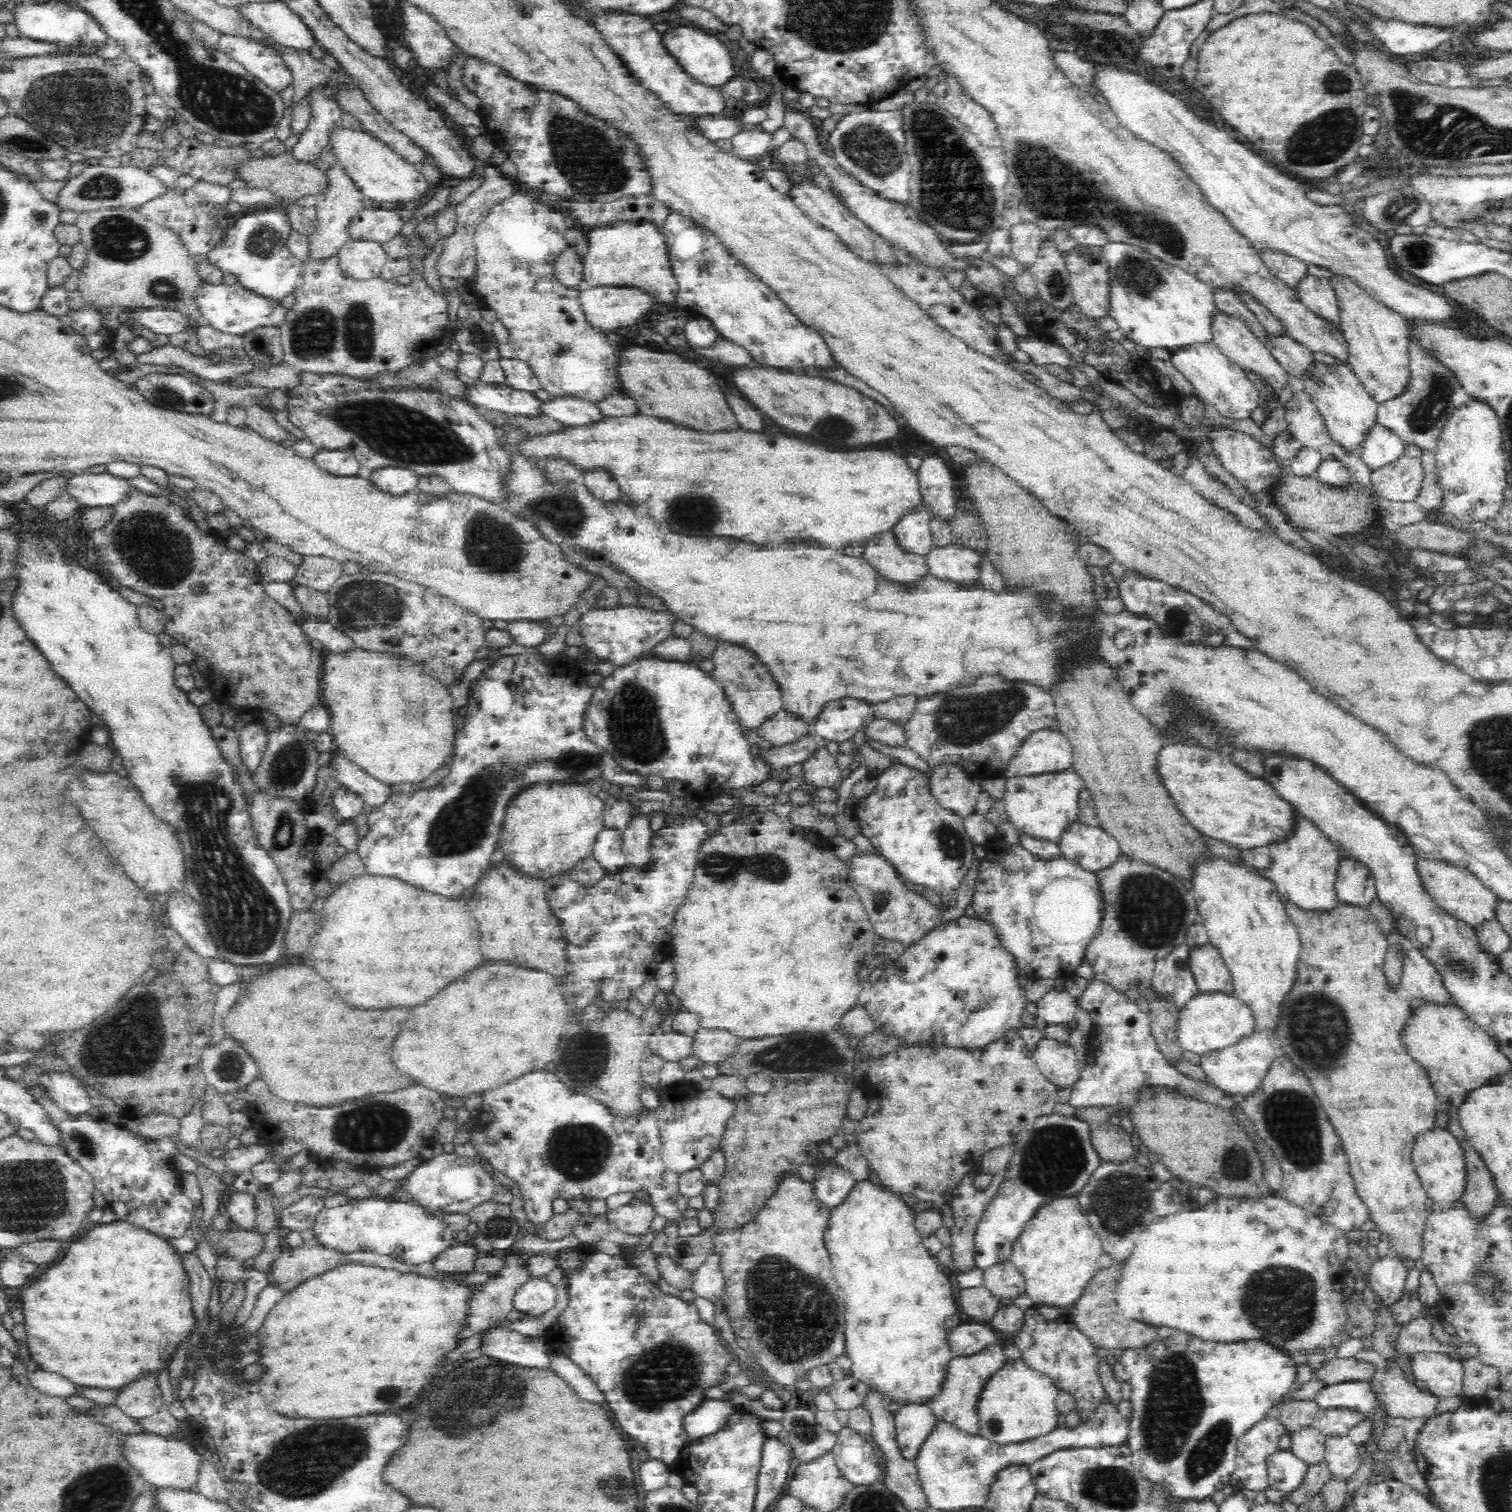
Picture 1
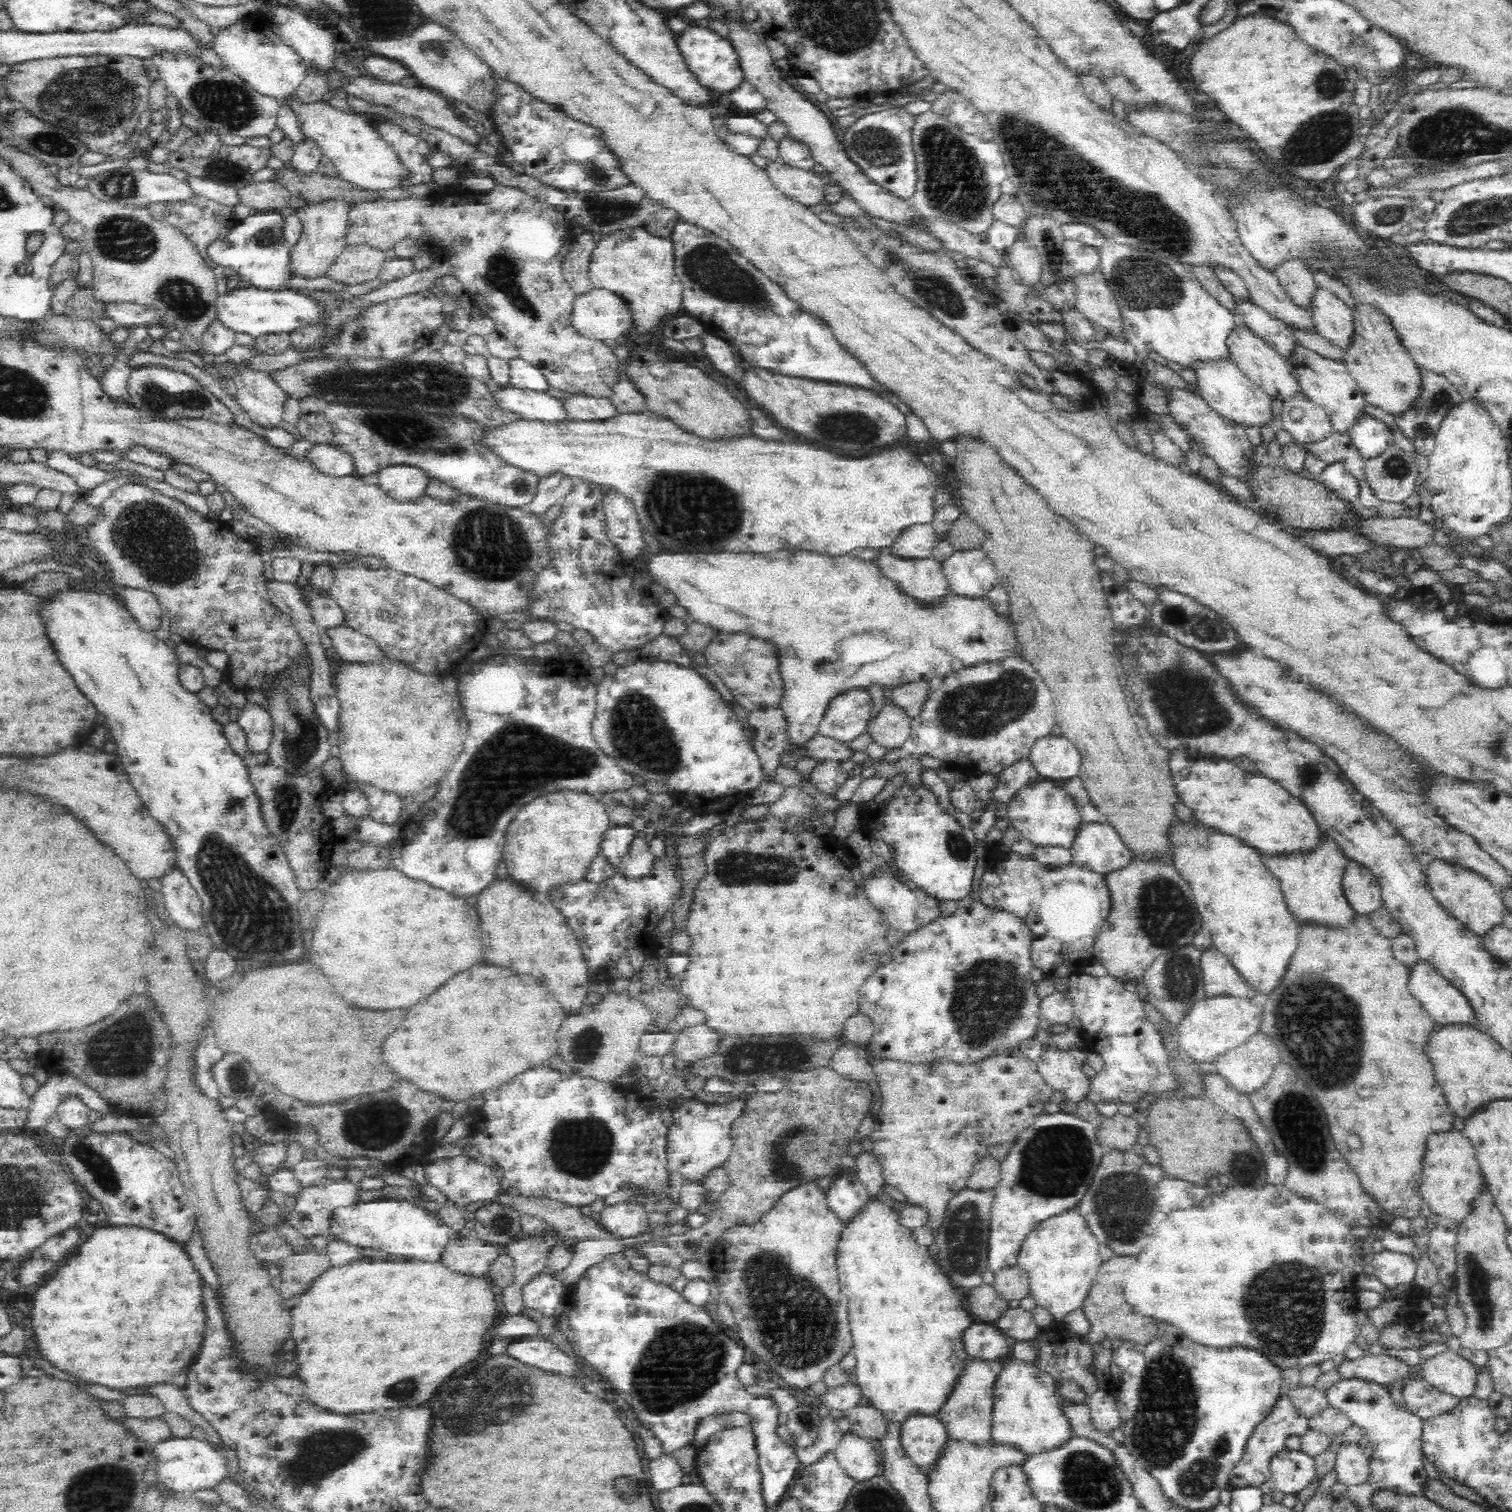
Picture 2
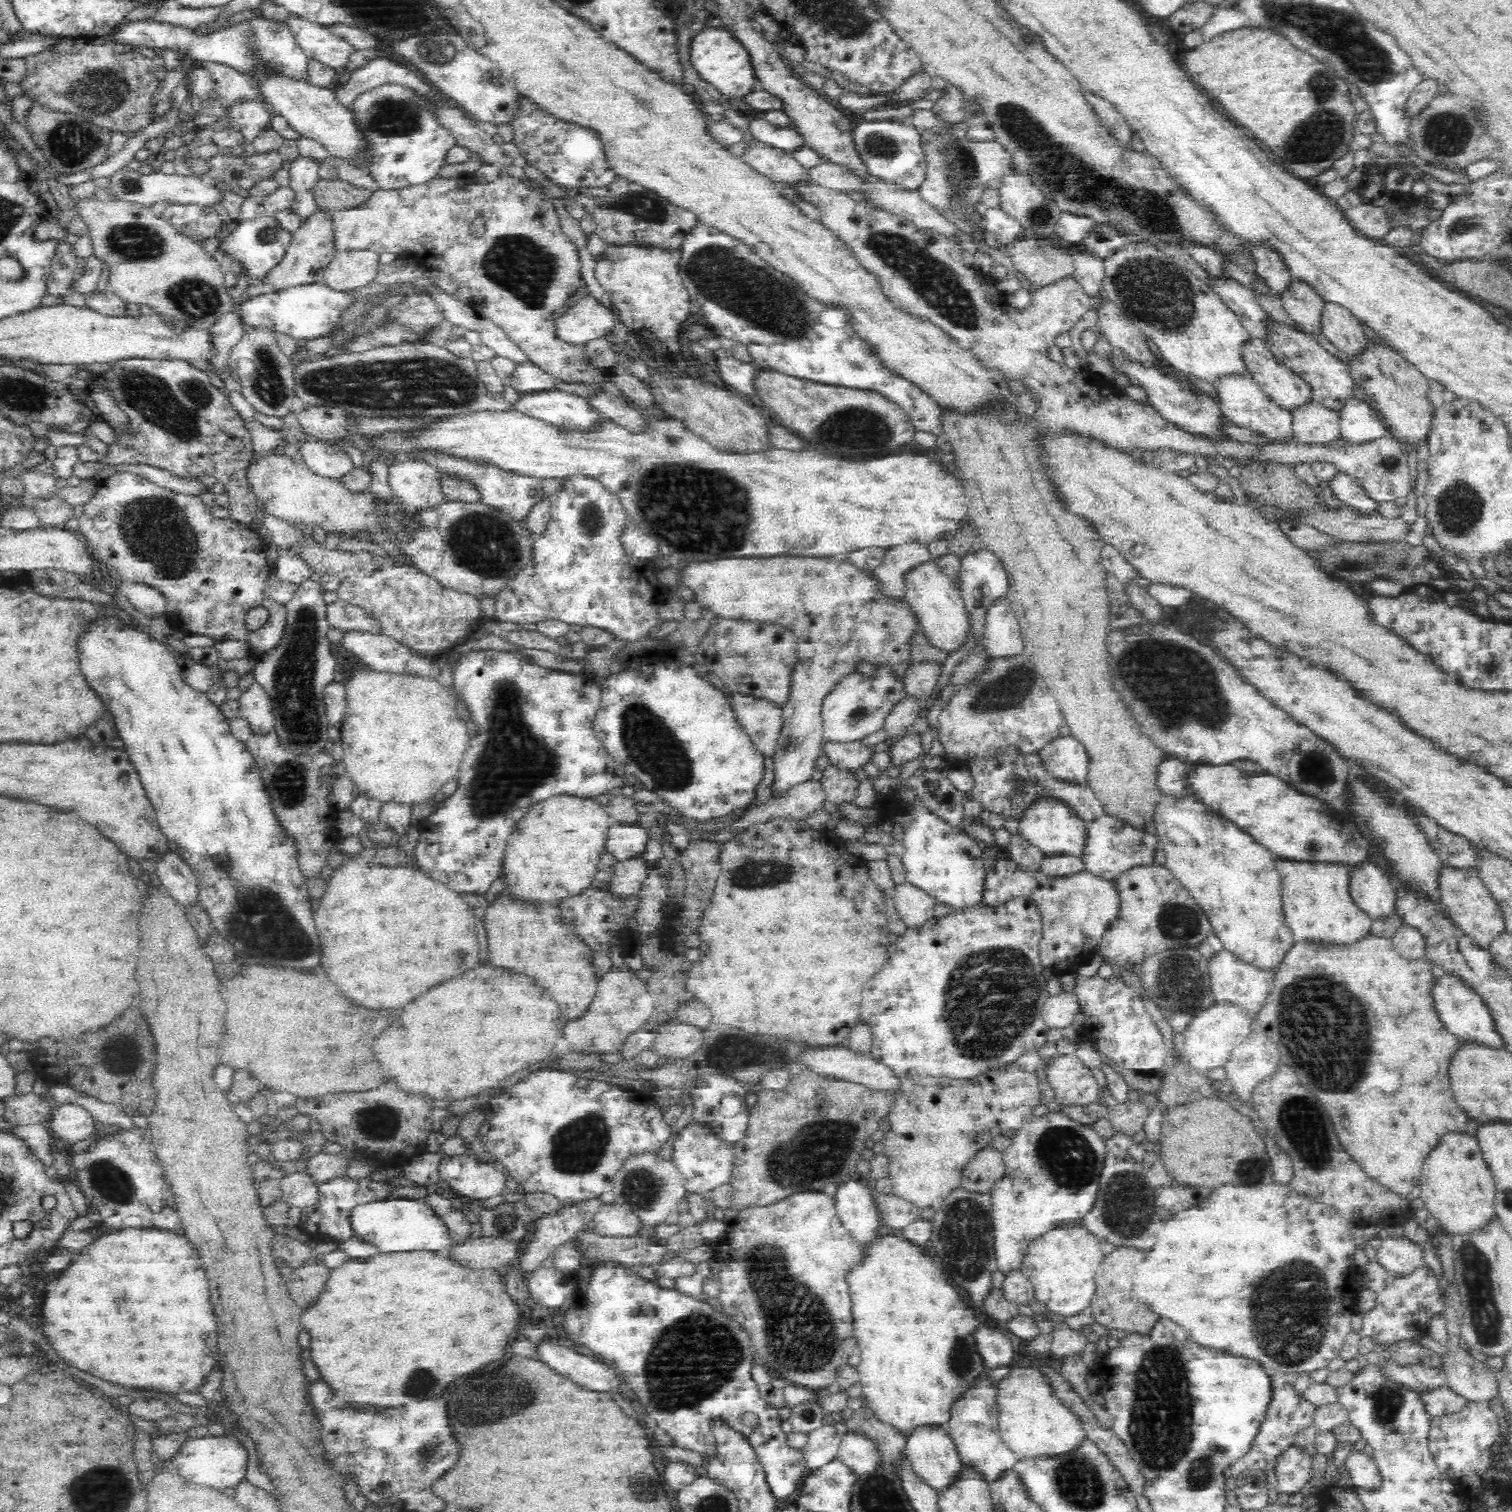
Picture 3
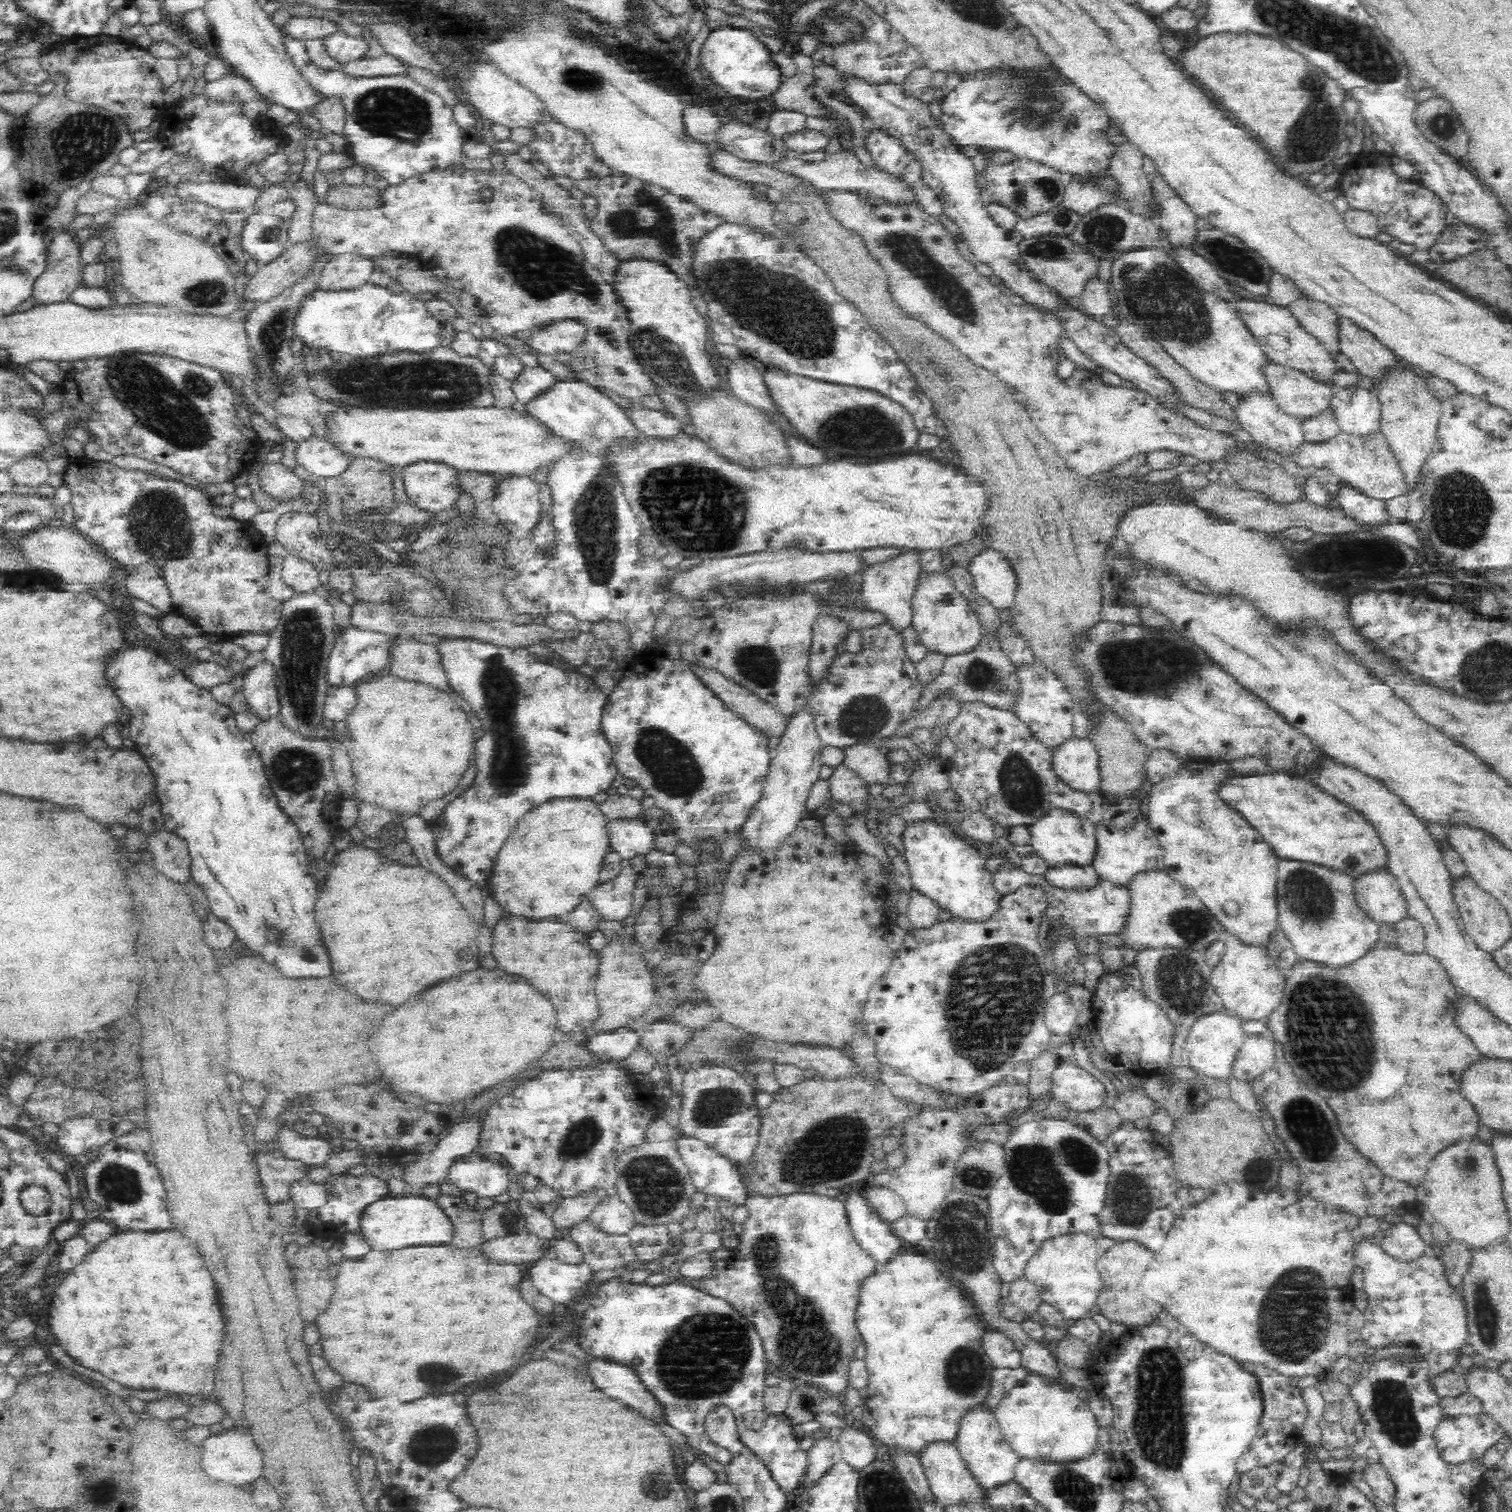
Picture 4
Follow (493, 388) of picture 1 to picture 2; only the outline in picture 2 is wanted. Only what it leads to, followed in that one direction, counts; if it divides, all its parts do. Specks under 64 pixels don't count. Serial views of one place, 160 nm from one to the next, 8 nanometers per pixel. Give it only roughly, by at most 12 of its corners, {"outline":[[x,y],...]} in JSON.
{"outline":[[505,386],[494,392],[522,419],[569,420],[564,401],[548,392]]}

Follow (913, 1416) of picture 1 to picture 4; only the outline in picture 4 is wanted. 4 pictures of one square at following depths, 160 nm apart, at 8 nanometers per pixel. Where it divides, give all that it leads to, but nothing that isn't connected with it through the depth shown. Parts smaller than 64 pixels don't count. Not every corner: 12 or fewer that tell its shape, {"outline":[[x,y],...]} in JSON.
{"outline":[[934,1442],[920,1458],[940,1506],[984,1505],[989,1490],[956,1445]]}

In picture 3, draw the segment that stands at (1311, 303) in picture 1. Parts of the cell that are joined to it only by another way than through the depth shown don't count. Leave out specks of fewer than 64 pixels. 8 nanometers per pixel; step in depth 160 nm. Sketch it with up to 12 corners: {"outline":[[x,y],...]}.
{"outline":[[1324,304],[1322,333],[1349,358],[1372,336],[1348,310]]}

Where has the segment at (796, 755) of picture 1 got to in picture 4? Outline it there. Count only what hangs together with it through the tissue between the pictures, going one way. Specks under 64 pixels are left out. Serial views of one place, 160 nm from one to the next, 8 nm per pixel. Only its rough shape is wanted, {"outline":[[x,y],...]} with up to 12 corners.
{"outline":[[844,748],[842,764],[868,784],[893,783],[887,748]]}

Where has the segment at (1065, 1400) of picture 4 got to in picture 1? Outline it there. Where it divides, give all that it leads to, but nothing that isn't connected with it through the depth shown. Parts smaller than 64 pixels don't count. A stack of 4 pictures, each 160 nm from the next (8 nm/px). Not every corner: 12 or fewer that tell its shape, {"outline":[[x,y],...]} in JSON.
{"outline":[[1021,1358],[984,1386],[978,1434],[1000,1444],[1058,1426],[1058,1389]]}

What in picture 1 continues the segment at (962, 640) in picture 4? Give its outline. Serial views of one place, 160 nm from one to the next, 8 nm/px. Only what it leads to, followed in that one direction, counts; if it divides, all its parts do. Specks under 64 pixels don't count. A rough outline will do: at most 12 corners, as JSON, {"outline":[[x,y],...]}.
{"outline":[[892,531],[863,556],[888,581],[914,586],[929,574],[926,557],[898,547]]}

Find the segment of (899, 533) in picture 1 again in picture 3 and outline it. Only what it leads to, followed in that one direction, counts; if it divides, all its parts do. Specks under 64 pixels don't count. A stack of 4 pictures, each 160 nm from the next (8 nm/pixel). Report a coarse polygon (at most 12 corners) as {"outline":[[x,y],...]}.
{"outline":[[928,545],[888,549],[871,571],[878,592],[903,602],[906,575],[928,561]]}

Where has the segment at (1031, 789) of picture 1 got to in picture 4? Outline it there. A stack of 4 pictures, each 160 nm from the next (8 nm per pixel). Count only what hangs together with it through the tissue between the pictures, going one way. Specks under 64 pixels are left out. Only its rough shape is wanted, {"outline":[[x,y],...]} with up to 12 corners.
{"outline":[[1064,809],[1028,827],[1049,868],[1090,866],[1096,825]]}

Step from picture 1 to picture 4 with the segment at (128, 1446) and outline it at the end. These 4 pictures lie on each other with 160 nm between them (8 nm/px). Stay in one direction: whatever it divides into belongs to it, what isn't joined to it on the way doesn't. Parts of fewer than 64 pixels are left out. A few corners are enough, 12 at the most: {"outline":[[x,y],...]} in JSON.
{"outline":[[229,1424],[202,1442],[203,1469],[230,1486],[263,1477],[254,1436]]}

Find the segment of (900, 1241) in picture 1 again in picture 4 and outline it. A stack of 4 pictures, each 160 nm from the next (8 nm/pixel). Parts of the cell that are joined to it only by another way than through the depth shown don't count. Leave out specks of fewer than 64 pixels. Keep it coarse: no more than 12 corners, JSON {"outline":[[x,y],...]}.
{"outline":[[924,1254],[869,1277],[860,1425],[956,1445],[994,1365],[986,1324]]}

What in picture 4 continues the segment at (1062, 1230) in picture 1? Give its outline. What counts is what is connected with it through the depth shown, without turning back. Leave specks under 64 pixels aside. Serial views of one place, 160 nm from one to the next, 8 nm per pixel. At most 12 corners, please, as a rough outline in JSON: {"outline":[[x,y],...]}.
{"outline":[[1095,1239],[1044,1241],[1025,1278],[1069,1323],[1103,1287]]}

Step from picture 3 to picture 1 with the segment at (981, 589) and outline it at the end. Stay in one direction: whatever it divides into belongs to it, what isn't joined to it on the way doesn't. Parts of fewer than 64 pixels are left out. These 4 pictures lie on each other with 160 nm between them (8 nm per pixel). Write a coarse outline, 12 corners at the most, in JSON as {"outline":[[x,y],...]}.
{"outline":[[951,543],[925,557],[929,574],[962,587],[981,580],[983,552]]}

